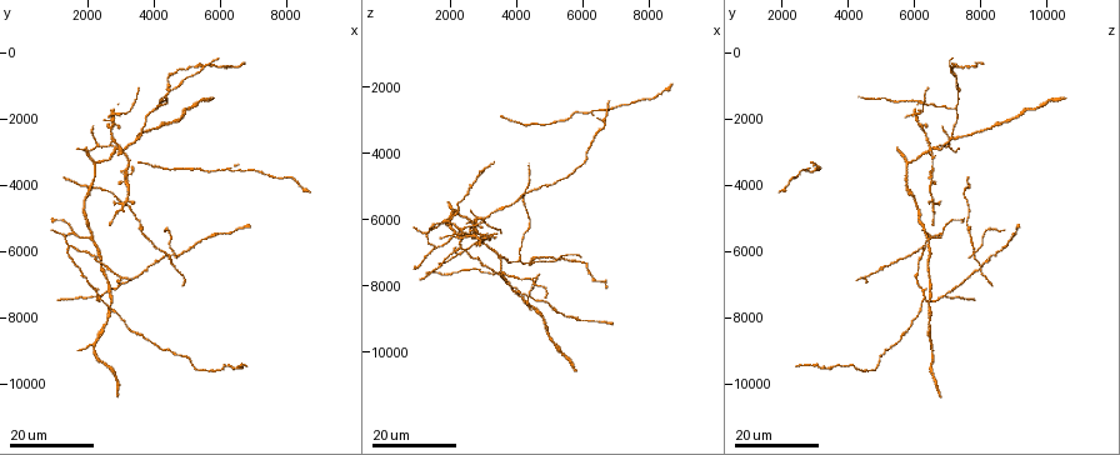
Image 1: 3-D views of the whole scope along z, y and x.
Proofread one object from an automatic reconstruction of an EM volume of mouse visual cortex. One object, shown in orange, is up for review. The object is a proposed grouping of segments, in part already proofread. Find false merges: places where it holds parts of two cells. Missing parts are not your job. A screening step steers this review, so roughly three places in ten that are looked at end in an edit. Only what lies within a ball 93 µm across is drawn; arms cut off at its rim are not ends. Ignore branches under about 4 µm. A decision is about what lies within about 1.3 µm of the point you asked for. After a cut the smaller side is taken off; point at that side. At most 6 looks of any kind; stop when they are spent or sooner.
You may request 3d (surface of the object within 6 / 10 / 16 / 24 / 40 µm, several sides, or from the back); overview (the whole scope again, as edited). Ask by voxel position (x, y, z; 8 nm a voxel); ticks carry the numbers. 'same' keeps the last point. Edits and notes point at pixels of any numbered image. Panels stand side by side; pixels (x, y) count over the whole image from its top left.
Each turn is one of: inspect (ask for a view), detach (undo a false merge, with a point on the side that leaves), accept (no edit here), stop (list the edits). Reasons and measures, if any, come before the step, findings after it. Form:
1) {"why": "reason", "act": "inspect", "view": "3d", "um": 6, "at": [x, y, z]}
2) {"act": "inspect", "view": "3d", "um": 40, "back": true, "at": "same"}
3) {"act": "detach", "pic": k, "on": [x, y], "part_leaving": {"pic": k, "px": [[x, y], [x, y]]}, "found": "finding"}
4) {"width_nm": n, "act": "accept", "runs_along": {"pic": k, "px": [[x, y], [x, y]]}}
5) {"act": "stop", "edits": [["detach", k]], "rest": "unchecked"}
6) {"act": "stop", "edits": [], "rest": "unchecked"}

{"why": "three arms meet", "act": "inspect", "view": "3d", "um": 16, "at": [4100, 1700, 7300]}

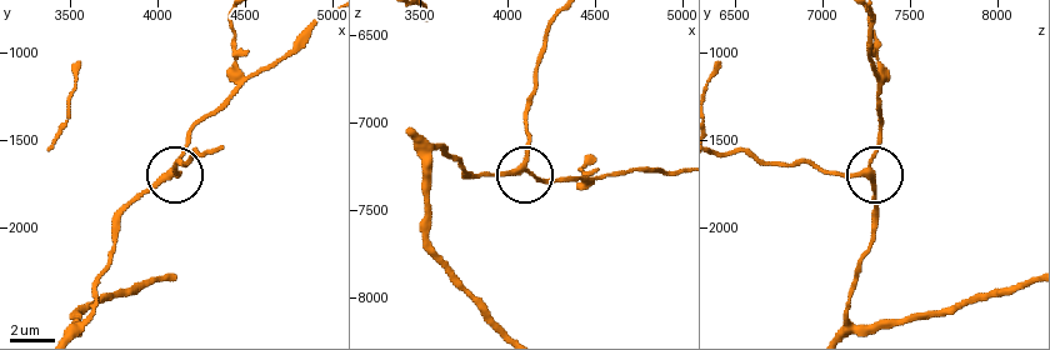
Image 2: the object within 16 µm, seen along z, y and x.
{"act": "inspect", "view": "3d", "um": 6, "at": [4100, 1700, 7260]}

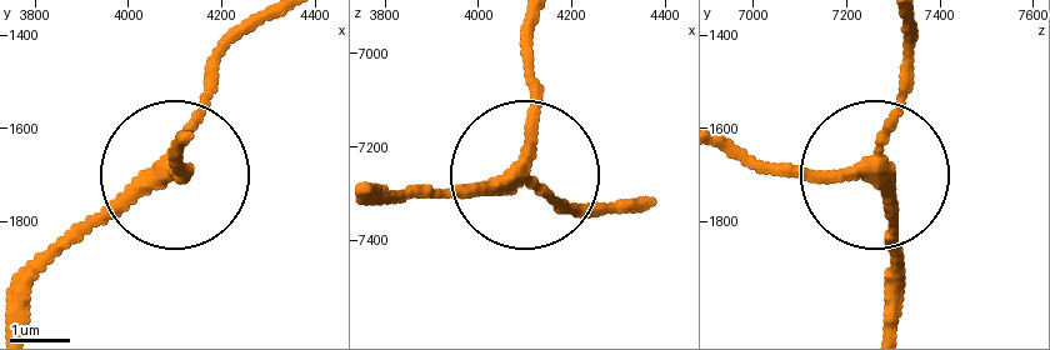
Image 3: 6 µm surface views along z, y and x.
{"act": "accept", "runs_along": {"pic": 3, "px": [[375, 189], [495, 189], [525, 175], [579, 214]]}, "found": "one cell here"}

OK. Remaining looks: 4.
{"why": "three arms meet", "act": "inspect", "view": "3d", "um": 24, "at": [4500, 1100, 7400]}

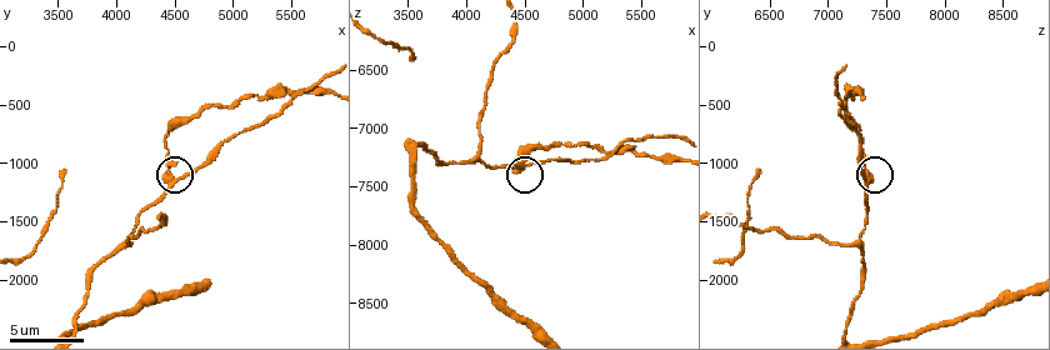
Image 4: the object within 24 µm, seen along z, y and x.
{"why": "zoom in", "act": "inspect", "view": "3d", "um": 6, "at": [4480, 1140, 7320]}

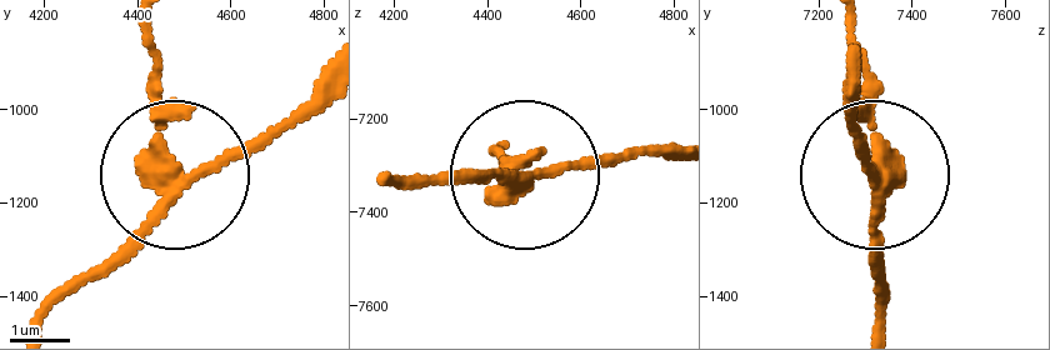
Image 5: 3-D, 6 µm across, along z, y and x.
{"act": "detach", "pic": 5, "on": [188, 105], "part_leaving": {"pic": 5, "px": [[176, 178], [151, 34]]}, "found": "two cells meet here"}

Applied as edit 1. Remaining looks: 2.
{"act": "stop", "edits": [["detach", 5]], "rest": "unchecked"}

